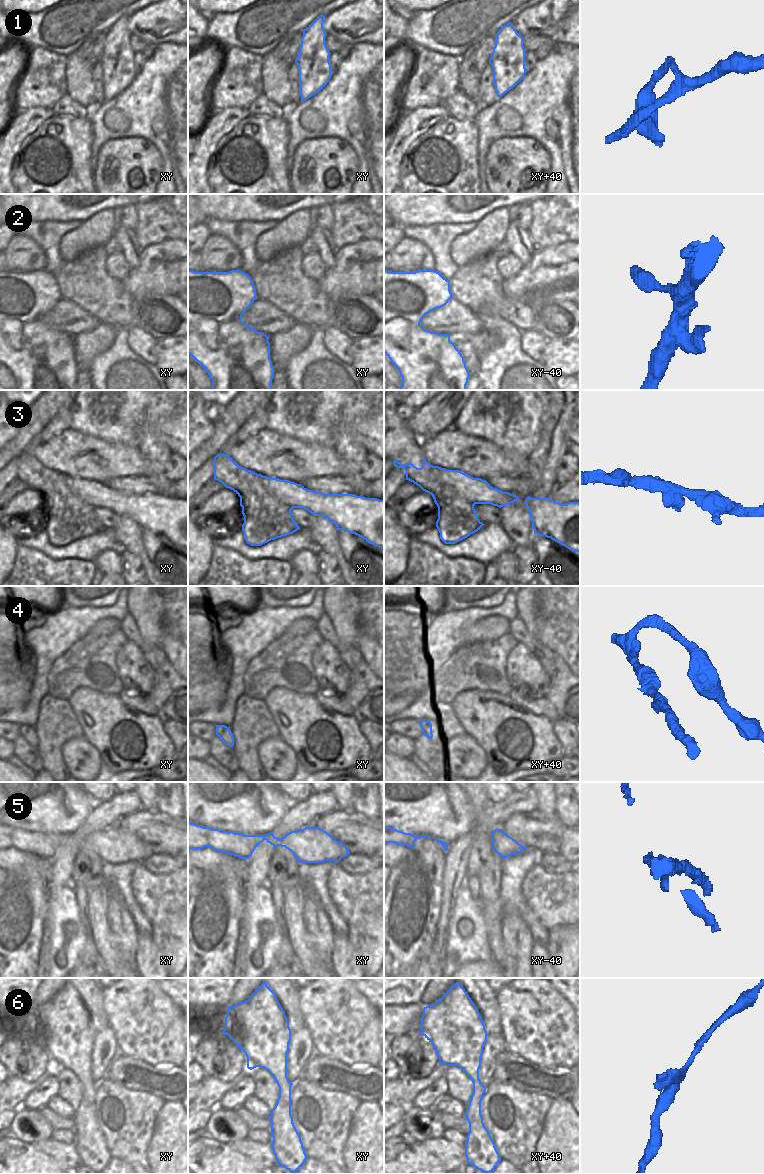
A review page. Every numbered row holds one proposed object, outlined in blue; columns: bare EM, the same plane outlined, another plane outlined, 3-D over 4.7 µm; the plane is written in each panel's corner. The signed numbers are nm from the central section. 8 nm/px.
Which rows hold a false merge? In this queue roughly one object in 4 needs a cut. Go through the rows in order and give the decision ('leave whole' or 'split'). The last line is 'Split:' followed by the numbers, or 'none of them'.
1: leave whole
2: leave whole
3: leave whole
4: leave whole
5: split
6: leave whole
Split: 5

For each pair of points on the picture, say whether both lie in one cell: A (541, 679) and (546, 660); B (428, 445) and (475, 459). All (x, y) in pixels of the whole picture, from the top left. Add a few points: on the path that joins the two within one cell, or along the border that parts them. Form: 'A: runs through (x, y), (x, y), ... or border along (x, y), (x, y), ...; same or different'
A: border along (530, 651), (543, 668), (549, 680), (547, 693); different
B: runs through (441, 450), (456, 450), (468, 453); same

